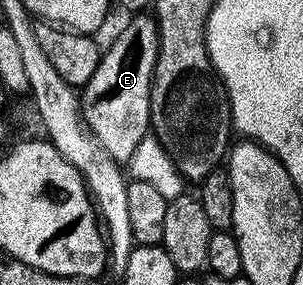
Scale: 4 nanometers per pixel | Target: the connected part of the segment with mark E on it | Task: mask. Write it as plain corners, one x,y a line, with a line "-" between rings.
136,16
132,22
132,27
128,30
125,38
120,38
113,44
112,50
103,51
98,68
94,76
85,86
82,87
82,115
83,122
88,127
88,131
101,142
102,148
106,150
110,157
119,164
131,163
134,156
134,148
142,144
142,140
150,134
150,92
152,91
152,73
156,63
156,50
159,47
160,35
158,26
151,17

